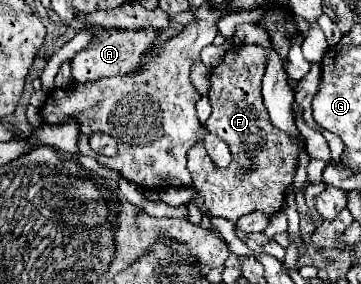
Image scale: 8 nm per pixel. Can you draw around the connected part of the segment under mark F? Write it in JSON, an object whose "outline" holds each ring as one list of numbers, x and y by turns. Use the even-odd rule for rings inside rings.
{"outline":[[258,44,234,46,226,52,224,60,216,68,212,68,212,74,210,74,210,94,208,94,208,98,210,98,212,114,208,118,208,132,212,132,212,134,224,138,224,142,228,142,228,146,232,150,230,166,218,168,210,160,210,156,206,154,202,144,192,146,190,152,188,152,188,170,192,174,194,188,198,190,198,194,204,200,206,210,210,212,210,216,222,216,222,218,228,218,234,224,240,216,250,214,254,210,260,210,268,216,282,210,284,192,294,180,294,168,298,164,298,148,304,148,304,144,298,144,298,140,286,136,286,132,278,132,278,128,274,128,270,124,266,106,262,104,262,94,260,94,260,80,262,80,262,74,264,74,264,58,266,58,266,50],[250,164,254,166,254,172,242,174,242,178,238,178,240,168,246,168]]}

